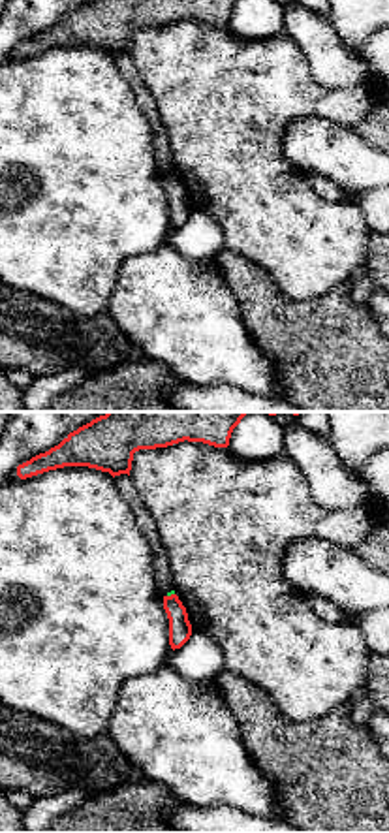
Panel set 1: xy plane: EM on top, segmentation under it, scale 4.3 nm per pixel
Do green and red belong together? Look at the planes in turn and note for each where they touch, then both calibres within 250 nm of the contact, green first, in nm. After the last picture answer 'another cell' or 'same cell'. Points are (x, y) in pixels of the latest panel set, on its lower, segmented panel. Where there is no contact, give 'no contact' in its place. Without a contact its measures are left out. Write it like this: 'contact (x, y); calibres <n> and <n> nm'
contact (170, 595); calibres 20 and 100 nm

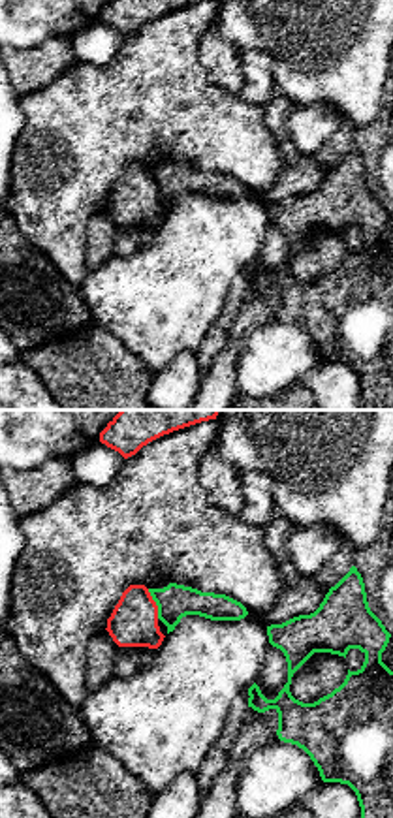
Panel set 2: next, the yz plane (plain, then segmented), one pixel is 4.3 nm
contact (157, 604); calibres 150 and 200 nm

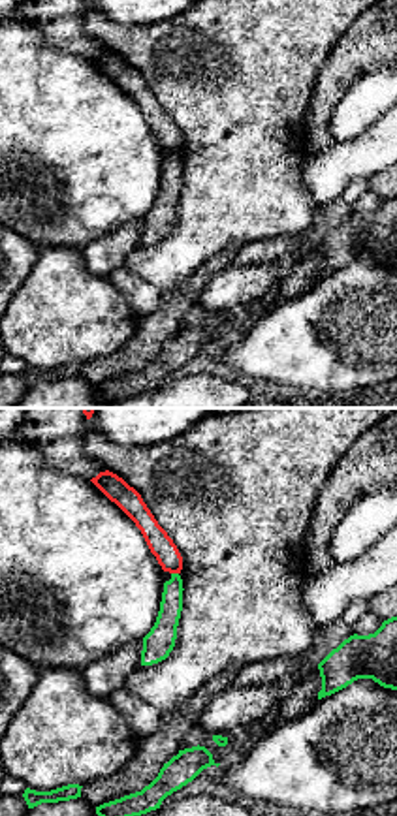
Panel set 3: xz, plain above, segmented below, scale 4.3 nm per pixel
contact (175, 574); calibres 110 and 100 nm

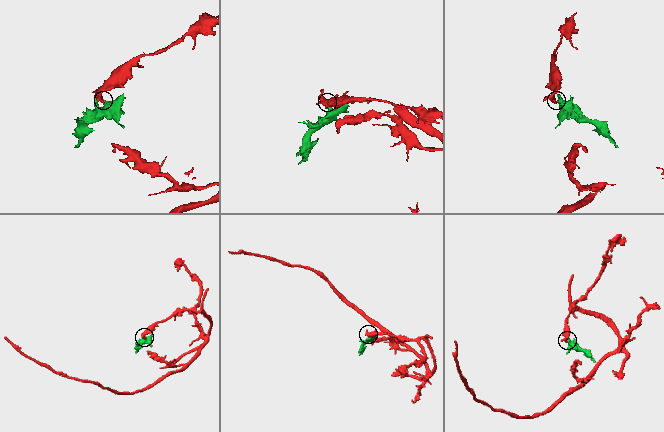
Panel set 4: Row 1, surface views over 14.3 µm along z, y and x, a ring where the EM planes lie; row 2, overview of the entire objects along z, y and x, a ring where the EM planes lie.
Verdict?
another cell

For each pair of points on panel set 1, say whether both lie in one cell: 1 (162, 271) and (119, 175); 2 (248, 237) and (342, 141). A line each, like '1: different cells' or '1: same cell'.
1: different cells
2: different cells

